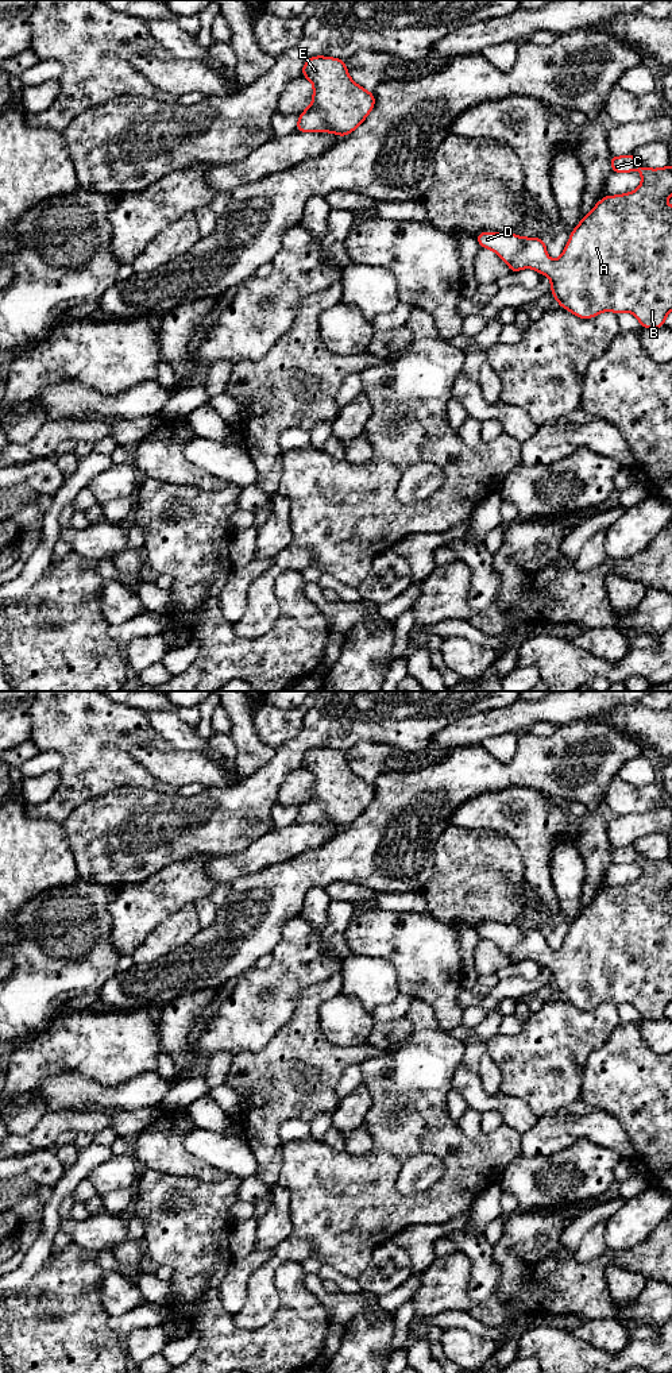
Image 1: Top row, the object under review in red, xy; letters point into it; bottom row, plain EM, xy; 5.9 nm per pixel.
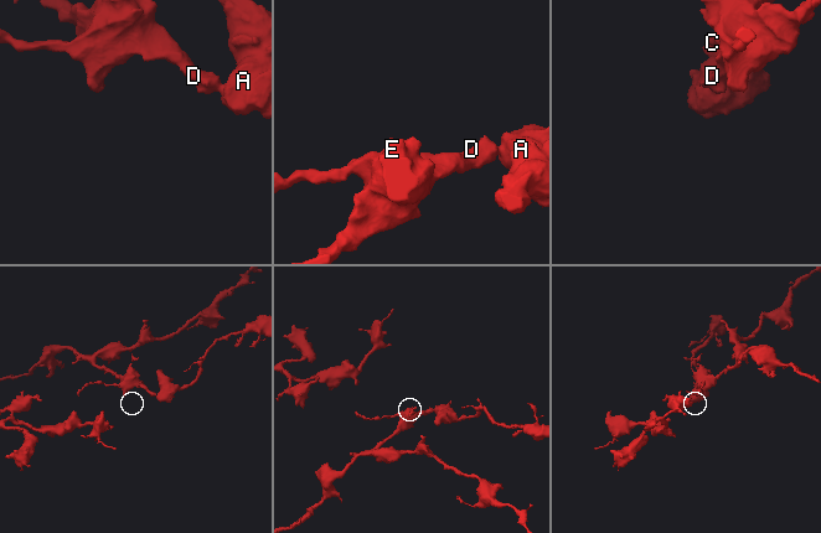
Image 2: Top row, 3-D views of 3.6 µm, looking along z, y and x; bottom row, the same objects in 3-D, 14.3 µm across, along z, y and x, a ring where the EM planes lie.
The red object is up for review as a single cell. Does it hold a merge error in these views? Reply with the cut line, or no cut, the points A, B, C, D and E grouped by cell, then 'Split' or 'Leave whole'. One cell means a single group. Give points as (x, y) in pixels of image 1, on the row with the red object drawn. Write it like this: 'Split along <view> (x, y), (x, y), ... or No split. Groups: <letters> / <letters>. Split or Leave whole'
No split. Groups: A B C D E. Leave whole

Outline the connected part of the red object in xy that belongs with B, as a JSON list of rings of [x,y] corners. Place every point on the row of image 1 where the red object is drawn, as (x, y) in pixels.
[[[634,154],[611,155],[610,165],[614,173],[630,173],[637,169],[642,177],[641,185],[630,193],[605,196],[595,204],[571,232],[568,244],[559,259],[549,259],[545,240],[538,238],[522,238],[511,232],[480,232],[475,239],[480,247],[497,252],[511,273],[530,267],[540,274],[547,274],[552,284],[551,292],[559,305],[580,319],[592,319],[605,311],[630,312],[638,319],[641,327],[663,328],[667,315],[672,311],[672,208],[667,205],[672,194],[672,165],[663,169],[640,169]]]

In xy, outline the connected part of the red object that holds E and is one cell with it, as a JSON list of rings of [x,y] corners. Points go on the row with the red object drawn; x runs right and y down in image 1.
[[[317,55],[306,59],[302,77],[313,82],[313,101],[298,115],[296,131],[345,136],[375,105],[374,93],[355,84],[339,58]]]

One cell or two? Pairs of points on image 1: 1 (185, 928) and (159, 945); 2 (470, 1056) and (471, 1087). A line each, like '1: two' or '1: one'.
1: one
2: two

